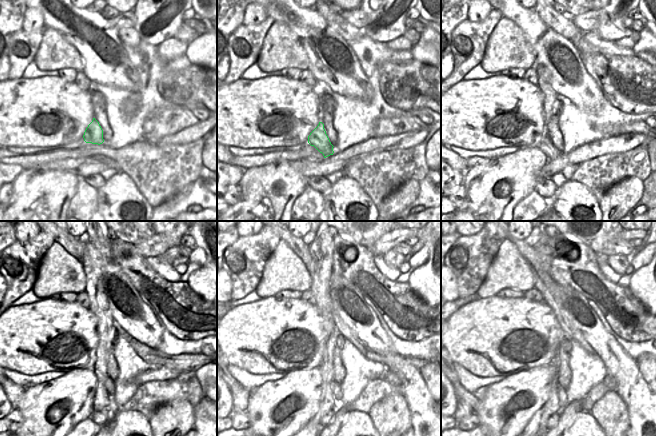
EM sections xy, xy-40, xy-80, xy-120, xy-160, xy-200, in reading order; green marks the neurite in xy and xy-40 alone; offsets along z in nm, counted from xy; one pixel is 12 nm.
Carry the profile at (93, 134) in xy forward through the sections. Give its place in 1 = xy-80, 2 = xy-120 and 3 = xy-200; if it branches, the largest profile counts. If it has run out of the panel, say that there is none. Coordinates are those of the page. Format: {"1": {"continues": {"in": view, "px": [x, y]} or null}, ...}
{"1": {"continues": {"in": "xy-80", "px": [546, 145]}}, "2": {"continues": {"in": "xy-120", "px": [109, 384]}}, "3": {"continues": {"in": "xy-200", "px": [562, 396]}}}

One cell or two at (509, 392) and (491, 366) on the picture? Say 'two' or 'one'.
two

